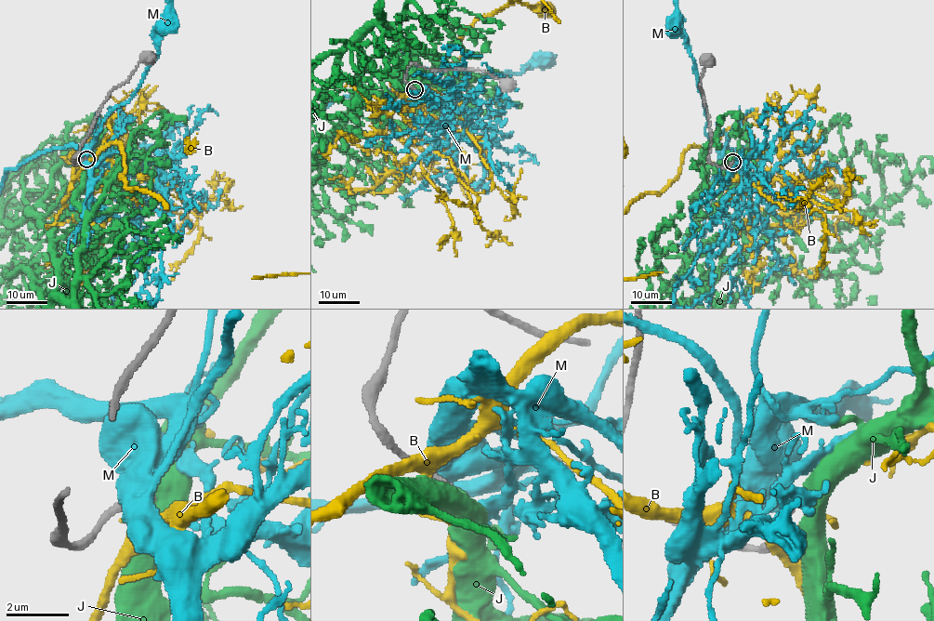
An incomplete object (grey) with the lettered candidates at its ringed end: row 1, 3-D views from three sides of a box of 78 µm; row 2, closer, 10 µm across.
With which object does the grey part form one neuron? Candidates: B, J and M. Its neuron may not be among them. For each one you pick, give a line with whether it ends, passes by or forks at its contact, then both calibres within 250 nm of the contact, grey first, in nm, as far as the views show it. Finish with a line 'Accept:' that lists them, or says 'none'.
Accept: none

